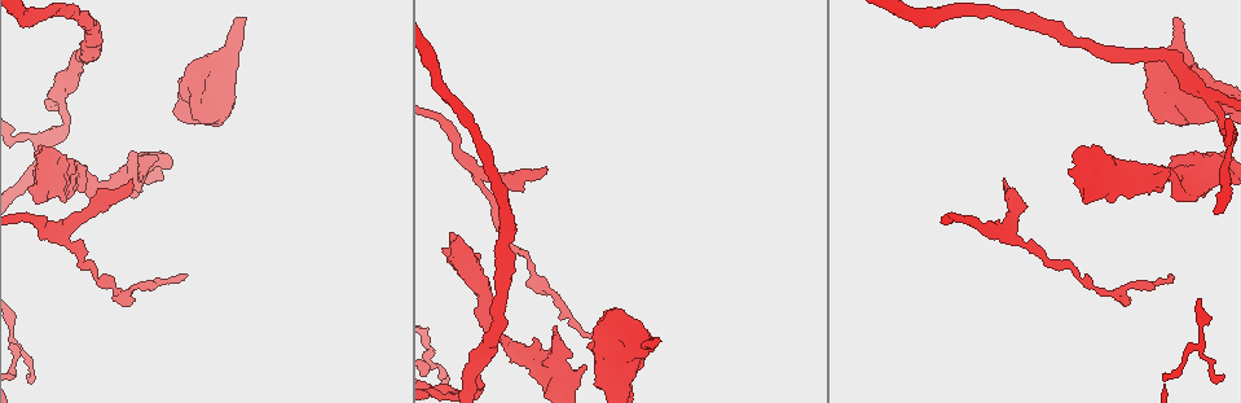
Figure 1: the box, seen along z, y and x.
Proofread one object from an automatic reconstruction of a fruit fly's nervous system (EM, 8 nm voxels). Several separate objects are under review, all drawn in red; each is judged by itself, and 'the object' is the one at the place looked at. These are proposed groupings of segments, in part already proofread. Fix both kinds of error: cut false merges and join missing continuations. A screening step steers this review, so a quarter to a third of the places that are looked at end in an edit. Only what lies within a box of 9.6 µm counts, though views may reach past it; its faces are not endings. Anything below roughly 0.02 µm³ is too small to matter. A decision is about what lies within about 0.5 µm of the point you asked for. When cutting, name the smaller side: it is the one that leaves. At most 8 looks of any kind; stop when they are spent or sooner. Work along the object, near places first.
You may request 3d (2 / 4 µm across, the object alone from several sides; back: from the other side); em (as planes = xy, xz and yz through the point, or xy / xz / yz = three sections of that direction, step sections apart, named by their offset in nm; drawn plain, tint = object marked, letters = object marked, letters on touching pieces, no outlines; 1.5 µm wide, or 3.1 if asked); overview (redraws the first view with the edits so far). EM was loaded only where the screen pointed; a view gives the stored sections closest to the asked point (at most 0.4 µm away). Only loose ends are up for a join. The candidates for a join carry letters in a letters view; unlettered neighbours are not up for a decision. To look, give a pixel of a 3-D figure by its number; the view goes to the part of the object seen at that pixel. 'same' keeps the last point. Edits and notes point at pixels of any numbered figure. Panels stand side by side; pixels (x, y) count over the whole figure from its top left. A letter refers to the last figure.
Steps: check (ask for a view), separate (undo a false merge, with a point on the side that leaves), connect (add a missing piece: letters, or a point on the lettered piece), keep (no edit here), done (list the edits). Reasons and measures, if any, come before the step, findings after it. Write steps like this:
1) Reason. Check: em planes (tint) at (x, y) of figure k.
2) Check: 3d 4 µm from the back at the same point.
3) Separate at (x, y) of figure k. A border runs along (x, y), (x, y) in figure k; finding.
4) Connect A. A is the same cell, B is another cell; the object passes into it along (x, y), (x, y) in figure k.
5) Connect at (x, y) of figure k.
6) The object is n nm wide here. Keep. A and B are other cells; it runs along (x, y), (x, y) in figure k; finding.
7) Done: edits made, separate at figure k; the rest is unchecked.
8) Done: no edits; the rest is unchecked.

Free end. Check: 3d 4 µm from the back at (1002, 180) of figure 1.

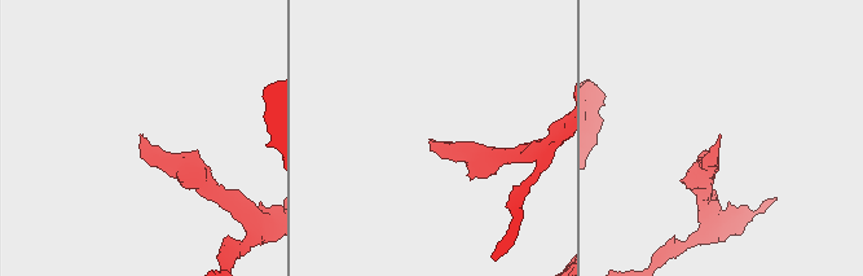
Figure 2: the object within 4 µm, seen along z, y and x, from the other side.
Now the EM. Check: em planes (letters) at (430, 140) of figure 2.

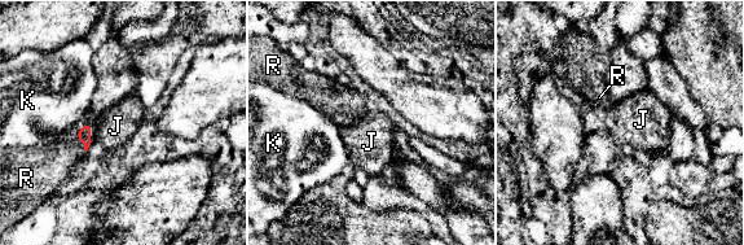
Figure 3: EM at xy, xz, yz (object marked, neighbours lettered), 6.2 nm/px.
Keep. J, K and R are other cells; a border runs along (91, 123), (93, 127) in figure 3; no lettered piece goes on from it.

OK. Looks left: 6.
Free end. Check: em xy step 8 (letters) at (243, 20) of figure 1.

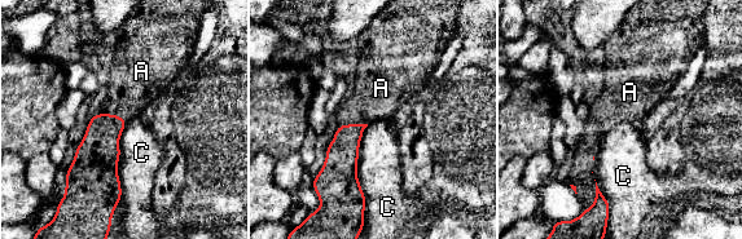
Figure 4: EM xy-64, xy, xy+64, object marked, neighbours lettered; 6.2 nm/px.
Connect A. A is the same cell, C is another cell; the object passes into it along (342, 154), (352, 124), (378, 93) in figure 4; it goes on there.

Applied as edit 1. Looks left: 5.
Done: edits made, connect at figure 4; the rest is unchecked.

